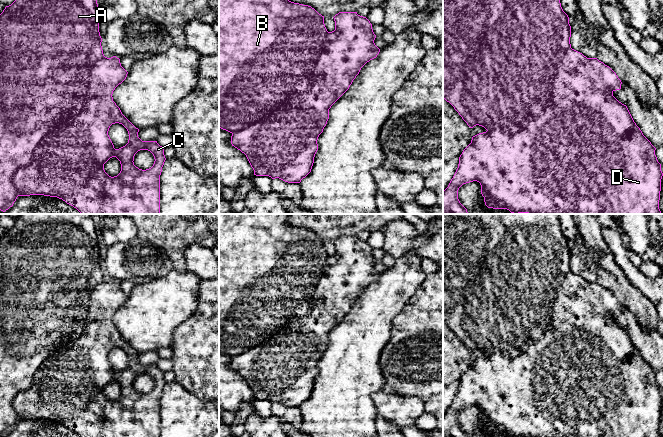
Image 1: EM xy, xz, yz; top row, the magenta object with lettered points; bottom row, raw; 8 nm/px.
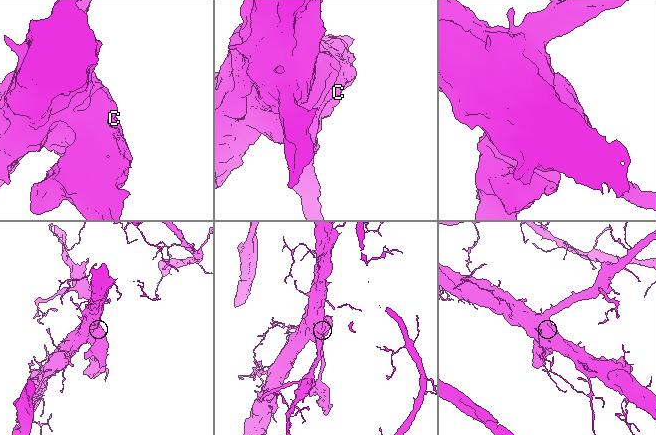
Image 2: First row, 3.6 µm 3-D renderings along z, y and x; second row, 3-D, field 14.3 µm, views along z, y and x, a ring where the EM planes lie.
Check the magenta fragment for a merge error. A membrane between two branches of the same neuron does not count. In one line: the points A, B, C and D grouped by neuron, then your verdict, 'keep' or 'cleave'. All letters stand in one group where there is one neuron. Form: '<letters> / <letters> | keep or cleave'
A B / C D | cleave

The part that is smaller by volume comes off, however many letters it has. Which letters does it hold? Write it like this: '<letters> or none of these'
C, D

